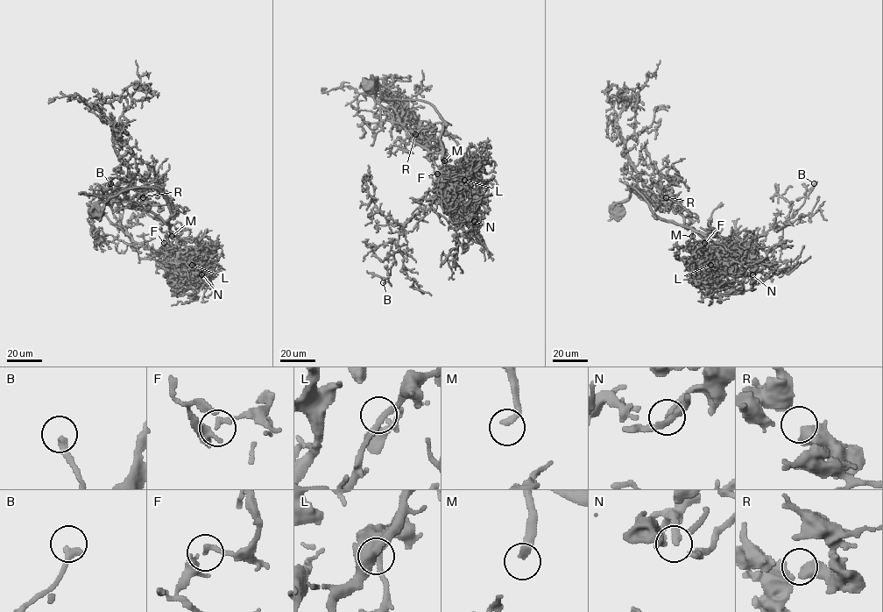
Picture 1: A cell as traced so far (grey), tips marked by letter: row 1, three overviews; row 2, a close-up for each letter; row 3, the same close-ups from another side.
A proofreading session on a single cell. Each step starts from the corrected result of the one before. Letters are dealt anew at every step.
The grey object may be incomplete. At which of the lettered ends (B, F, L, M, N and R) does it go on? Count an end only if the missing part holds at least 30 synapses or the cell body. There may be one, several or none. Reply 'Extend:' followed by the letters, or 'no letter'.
Extend: M

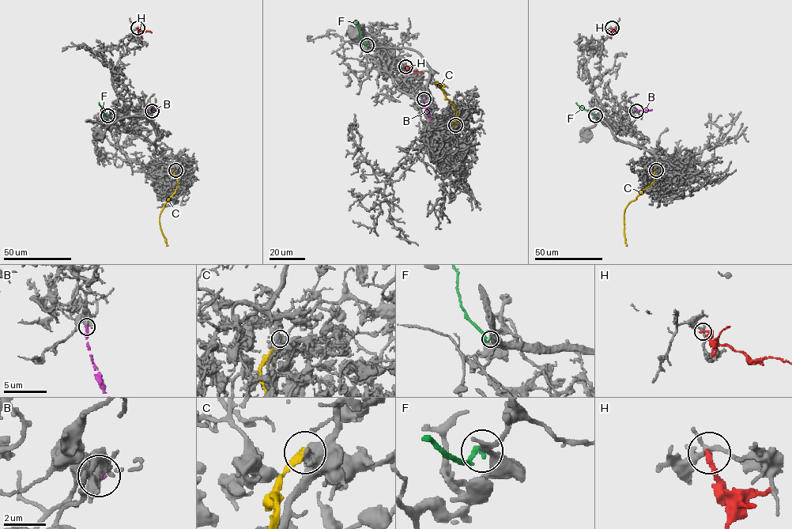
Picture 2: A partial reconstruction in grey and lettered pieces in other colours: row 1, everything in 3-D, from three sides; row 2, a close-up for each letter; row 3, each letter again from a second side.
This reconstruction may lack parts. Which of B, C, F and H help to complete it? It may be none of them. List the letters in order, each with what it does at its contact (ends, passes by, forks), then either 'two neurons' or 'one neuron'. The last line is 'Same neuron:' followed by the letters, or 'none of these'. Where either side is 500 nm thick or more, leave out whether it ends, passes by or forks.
B: two neurons
C: two neurons
F: it ends; two neurons
H: it ends; two neurons
Same neuron: none of these

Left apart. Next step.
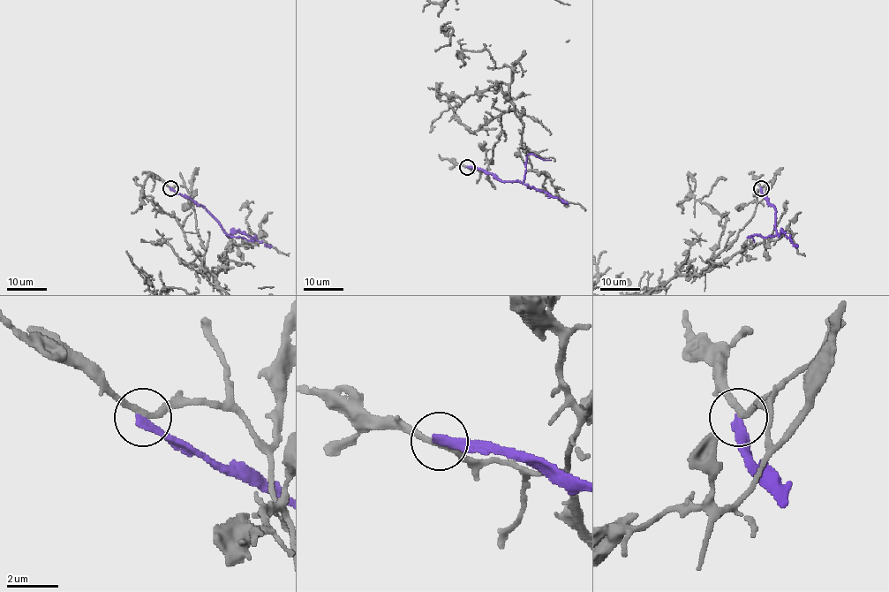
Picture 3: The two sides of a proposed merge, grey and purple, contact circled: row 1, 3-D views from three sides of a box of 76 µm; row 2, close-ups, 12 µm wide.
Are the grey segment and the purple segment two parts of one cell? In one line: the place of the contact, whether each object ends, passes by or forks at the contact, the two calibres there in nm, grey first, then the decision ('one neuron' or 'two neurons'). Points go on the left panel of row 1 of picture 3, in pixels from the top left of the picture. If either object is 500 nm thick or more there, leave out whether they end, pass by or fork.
(170, 188) | grey passes by | purple ends | 200/340 nm | two neurons

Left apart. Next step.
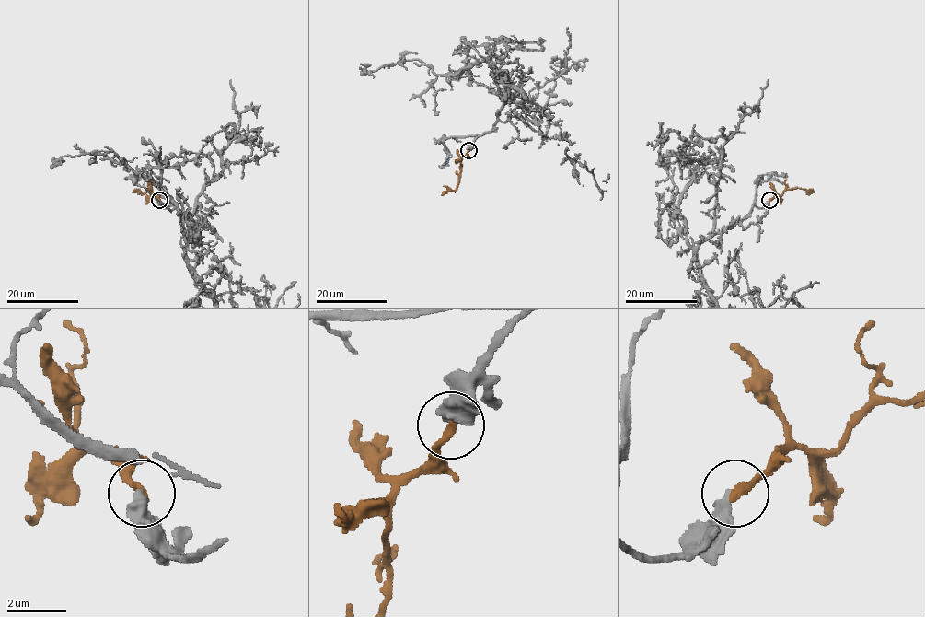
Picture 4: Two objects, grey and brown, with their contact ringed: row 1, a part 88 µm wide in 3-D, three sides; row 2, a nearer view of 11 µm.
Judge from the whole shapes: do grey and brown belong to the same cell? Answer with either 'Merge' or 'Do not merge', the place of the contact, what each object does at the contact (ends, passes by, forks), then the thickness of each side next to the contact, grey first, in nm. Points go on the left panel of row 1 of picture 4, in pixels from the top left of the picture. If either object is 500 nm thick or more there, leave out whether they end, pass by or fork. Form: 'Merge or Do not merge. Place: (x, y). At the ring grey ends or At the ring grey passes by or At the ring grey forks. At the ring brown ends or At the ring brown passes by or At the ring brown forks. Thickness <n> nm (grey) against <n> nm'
Merge. Place: (159, 200). At the ring grey ends. At the ring brown ends. Thickness 440 nm (grey) against 280 nm

